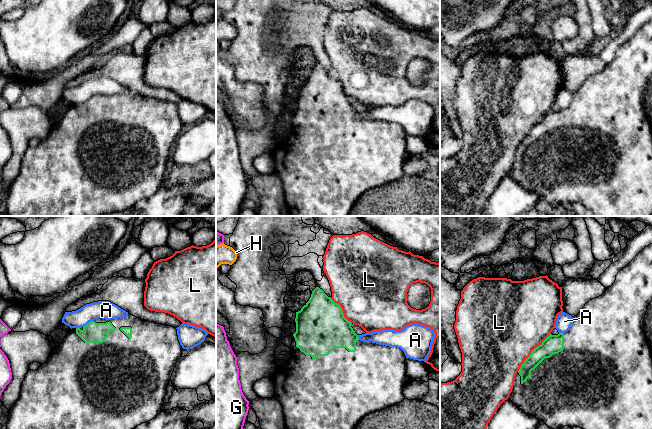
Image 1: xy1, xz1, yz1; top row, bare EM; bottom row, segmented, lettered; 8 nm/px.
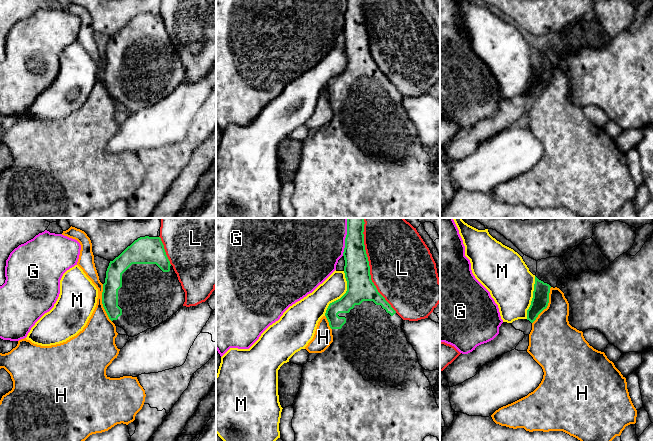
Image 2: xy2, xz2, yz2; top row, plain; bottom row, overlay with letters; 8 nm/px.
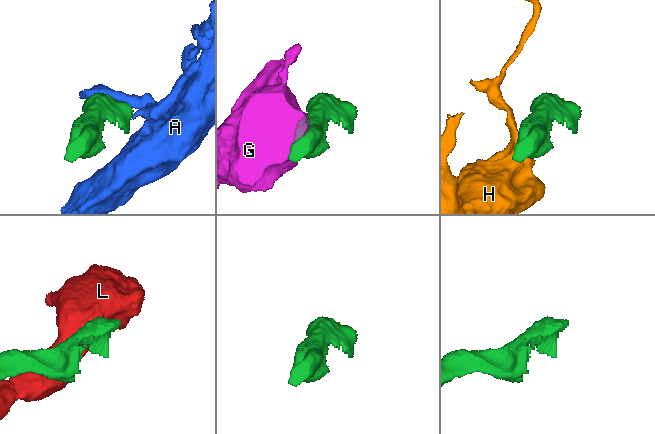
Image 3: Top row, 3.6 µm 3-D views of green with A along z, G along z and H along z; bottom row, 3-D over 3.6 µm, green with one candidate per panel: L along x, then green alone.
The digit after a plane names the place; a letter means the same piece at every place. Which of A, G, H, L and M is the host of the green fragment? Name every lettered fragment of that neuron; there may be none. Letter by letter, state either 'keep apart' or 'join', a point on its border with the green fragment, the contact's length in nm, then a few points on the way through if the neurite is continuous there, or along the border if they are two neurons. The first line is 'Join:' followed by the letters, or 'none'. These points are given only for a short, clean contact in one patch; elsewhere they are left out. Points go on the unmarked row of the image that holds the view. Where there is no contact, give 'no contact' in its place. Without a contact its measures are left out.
Join: none
A: keep apart; meets green in xy1 at (89, 98); contact 110 nm long
G: keep apart; meets green in xz2 at (345, 16); contact 260 nm long
H: keep apart; meets green in xy2 at (102, 79); contact 320 nm long; border along xy2 (102, 60), (102, 82), (111, 97)
L: keep apart; meets green in xz2 at (369, 44); contact 750 nm long
M: keep apart; meets green in xz2 at (343, 71); contact 400 nm long

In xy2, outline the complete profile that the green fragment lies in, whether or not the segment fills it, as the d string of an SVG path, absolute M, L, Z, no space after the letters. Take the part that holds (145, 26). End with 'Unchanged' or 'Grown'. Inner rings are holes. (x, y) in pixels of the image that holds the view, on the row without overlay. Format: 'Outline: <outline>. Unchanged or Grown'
Outline: M140 13L110 37L103 60L102 80L109 95L123 104L129 113L162 100L184 78L185 68L160 13Z. Grown

